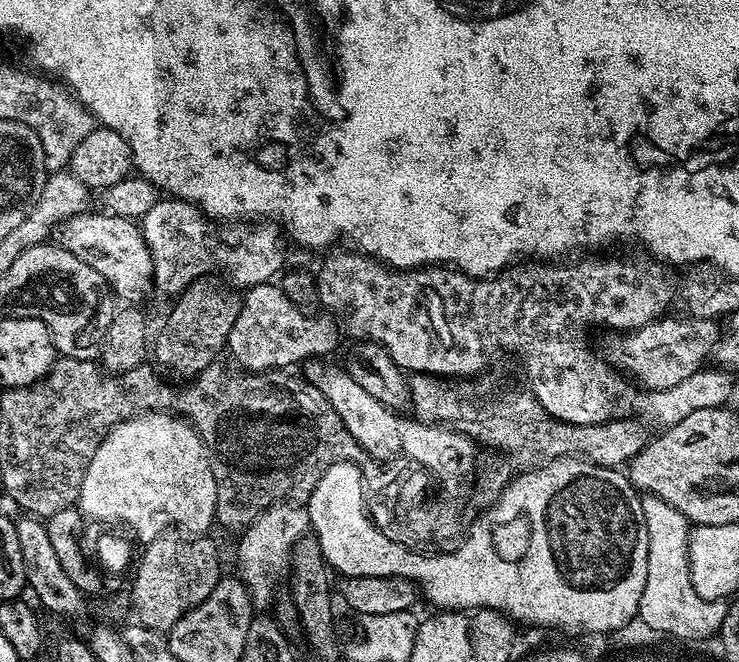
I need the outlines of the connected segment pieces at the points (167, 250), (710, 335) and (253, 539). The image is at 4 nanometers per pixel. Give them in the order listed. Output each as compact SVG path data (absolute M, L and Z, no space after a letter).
M160 198L154 206L150 206L150 210L146 210L138 225L152 255L152 279L156 288L158 286L164 292L179 294L186 291L200 277L211 277L214 272L224 272L225 278L232 283L228 283L229 285L247 290L259 284L275 281L281 275L280 267L284 264L284 244L280 241L281 229L275 223L232 222L227 226L216 227L220 229L212 228L209 232L208 224L210 225L209 217L205 216L196 205L189 204L186 200Z
M670 317L652 320L636 331L605 331L603 333L605 336L600 340L600 348L598 347L599 355L613 368L631 377L637 385L645 384L645 389L661 392L677 386L703 369L704 360L713 355L721 338L722 328L713 318Z
M281 502L279 504L271 504L266 511L258 514L258 518L254 518L254 522L243 529L240 545L236 548L236 568L241 583L245 585L251 596L252 603L257 609L264 608L268 603L273 603L272 595L276 592L276 587L280 584L280 579L287 577L290 572L292 563L292 548L301 540L301 538L309 531L308 509L296 502Z

